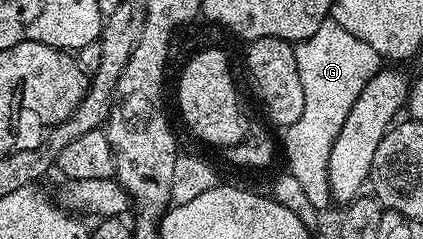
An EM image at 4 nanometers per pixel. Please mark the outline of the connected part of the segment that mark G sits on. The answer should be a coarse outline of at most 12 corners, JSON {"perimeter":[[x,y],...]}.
{"perimeter":[[328,19],[295,45],[305,111],[286,167],[318,211],[333,143],[379,72],[369,43]]}

